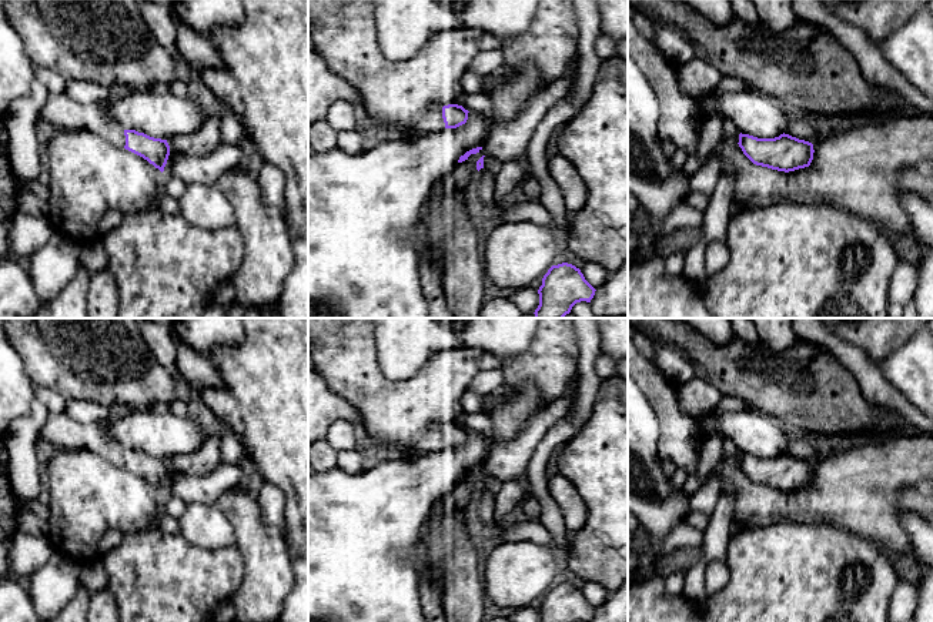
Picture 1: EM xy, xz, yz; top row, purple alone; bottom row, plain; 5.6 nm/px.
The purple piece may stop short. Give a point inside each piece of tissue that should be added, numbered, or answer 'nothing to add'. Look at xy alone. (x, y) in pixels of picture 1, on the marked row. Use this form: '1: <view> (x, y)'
1: xy (62, 110)

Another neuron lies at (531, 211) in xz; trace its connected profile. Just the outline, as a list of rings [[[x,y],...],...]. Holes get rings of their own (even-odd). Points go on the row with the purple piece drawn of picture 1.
[[[526,201],[511,208],[495,208],[489,220],[492,224],[534,223],[552,225],[552,215],[539,201]]]

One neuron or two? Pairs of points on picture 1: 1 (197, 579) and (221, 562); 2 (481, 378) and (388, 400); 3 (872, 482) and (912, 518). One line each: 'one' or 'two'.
1: one
2: two
3: two

